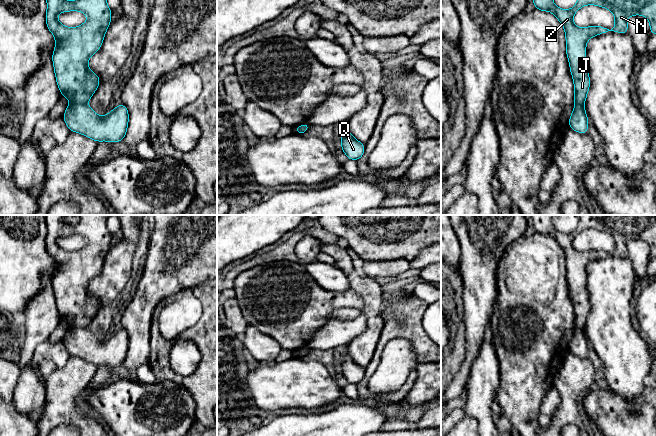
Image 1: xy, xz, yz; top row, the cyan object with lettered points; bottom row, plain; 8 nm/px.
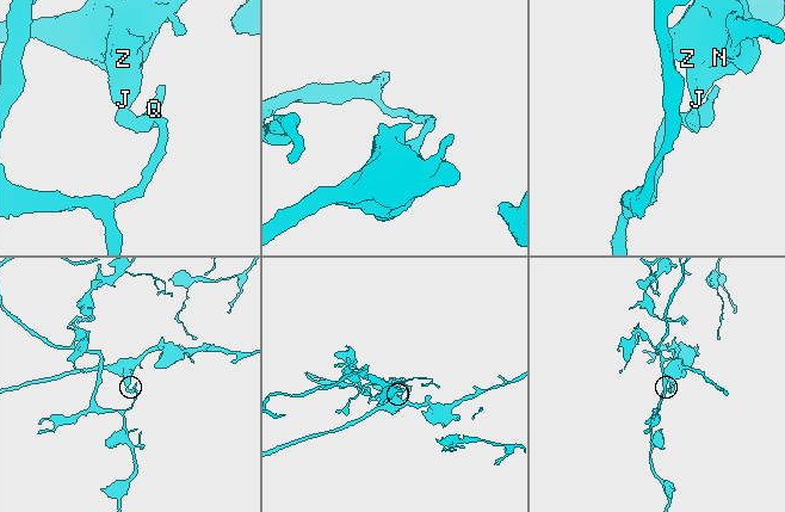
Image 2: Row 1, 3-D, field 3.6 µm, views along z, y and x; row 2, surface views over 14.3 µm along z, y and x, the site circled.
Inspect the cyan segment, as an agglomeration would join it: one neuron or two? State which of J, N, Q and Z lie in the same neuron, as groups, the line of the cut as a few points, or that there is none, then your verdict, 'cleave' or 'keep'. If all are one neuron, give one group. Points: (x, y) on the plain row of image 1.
groups J N Z / Q; cut xy (72, 326), (85, 328); cleave

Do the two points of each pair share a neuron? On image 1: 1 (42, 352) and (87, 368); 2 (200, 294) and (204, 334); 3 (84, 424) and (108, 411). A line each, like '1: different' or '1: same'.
1: different
2: same
3: different

